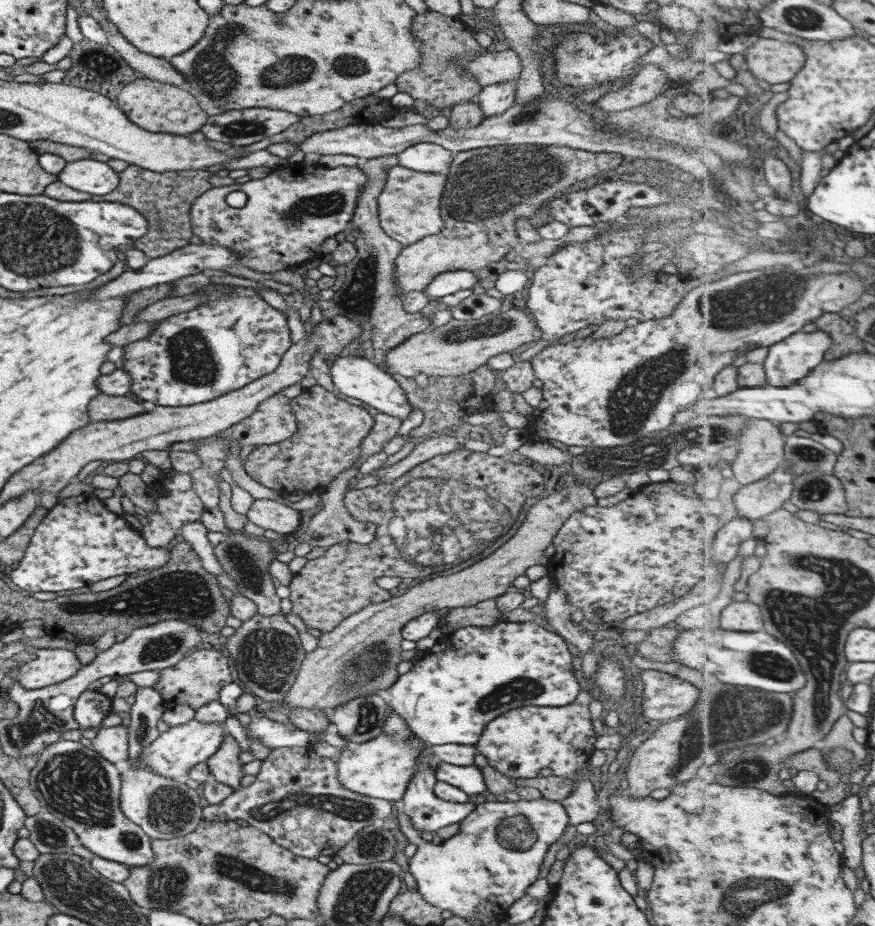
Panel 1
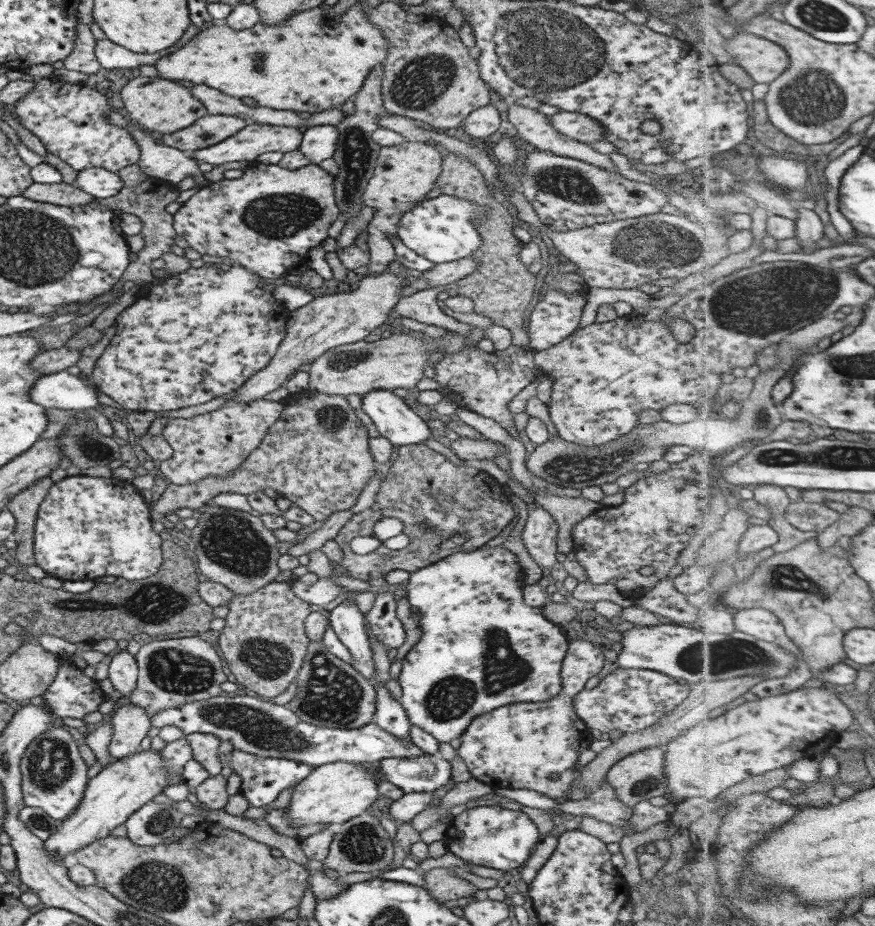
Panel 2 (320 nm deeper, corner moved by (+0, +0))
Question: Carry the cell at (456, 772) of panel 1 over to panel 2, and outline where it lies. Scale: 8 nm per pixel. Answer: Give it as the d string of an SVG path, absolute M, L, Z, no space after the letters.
M422 754L416 758L386 758L380 761L380 773L403 794L430 792L450 784L451 765L442 756Z

